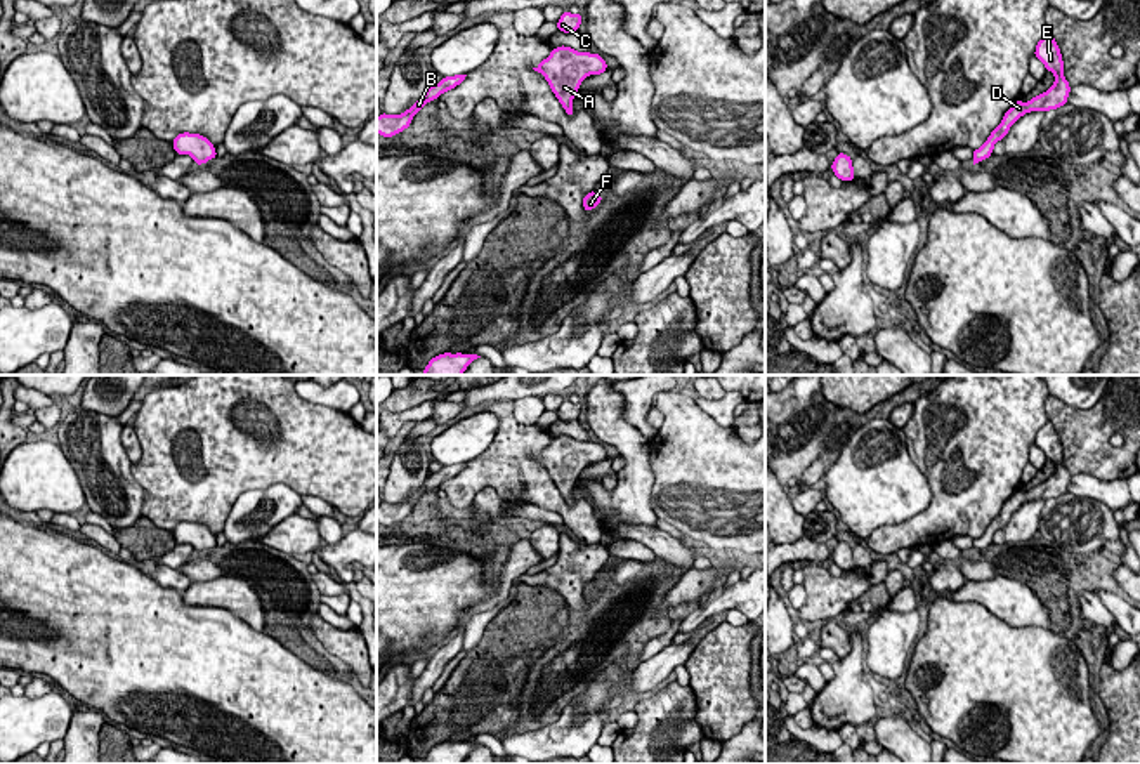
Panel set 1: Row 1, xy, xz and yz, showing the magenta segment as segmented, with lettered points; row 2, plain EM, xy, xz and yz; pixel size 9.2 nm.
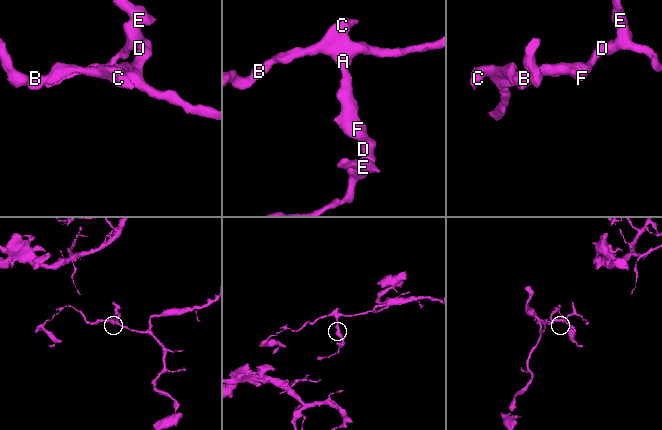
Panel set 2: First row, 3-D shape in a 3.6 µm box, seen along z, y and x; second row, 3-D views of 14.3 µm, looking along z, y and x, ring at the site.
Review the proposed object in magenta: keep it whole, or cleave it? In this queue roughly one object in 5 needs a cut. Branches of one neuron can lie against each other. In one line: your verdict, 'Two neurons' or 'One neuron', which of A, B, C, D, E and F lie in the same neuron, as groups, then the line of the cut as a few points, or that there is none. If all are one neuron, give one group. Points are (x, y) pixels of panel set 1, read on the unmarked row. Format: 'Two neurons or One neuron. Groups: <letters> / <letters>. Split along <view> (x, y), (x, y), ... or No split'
One neuron. Groups: A B C D E F. No split

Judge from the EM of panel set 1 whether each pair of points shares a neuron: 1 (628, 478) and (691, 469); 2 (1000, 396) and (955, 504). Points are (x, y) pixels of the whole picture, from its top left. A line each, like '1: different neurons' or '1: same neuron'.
1: different neurons
2: same neuron

